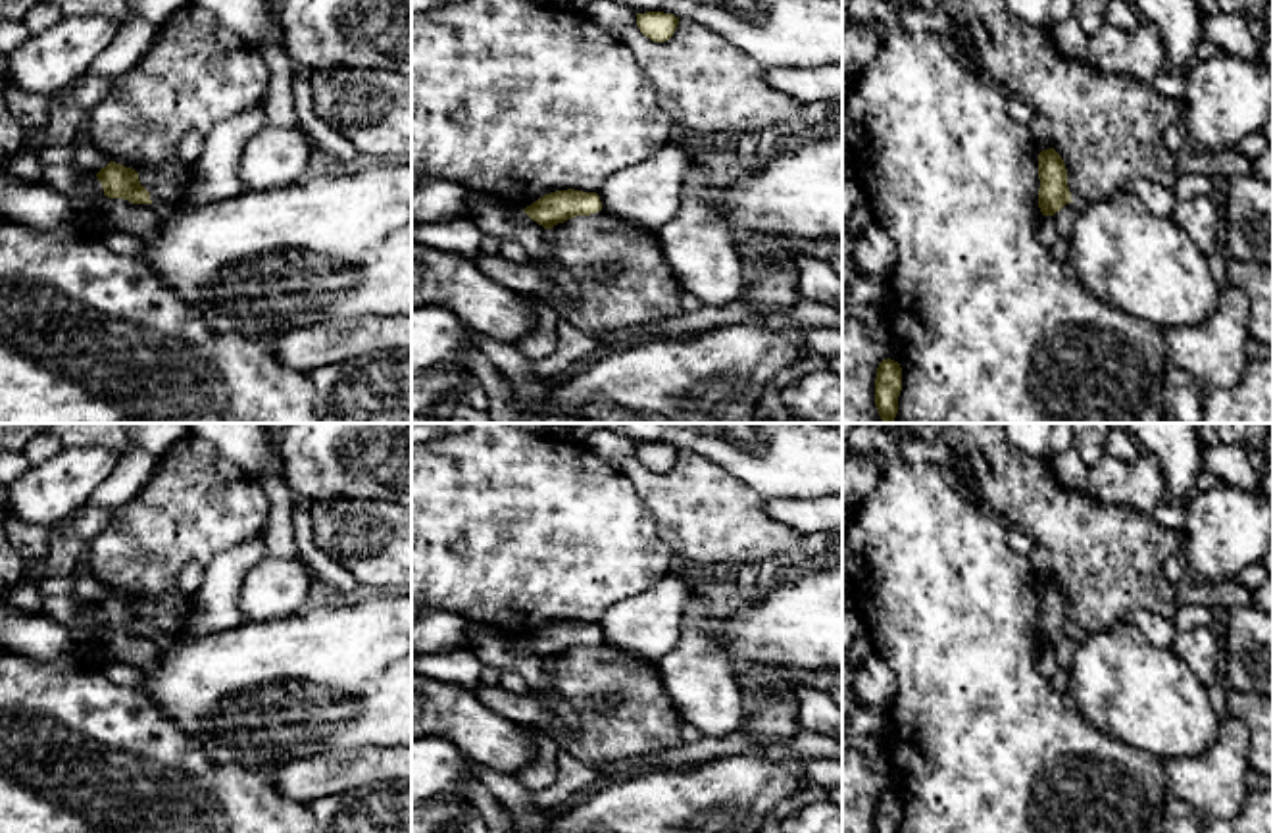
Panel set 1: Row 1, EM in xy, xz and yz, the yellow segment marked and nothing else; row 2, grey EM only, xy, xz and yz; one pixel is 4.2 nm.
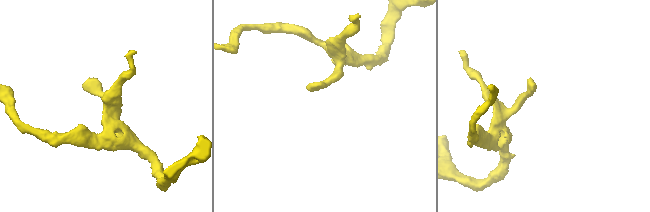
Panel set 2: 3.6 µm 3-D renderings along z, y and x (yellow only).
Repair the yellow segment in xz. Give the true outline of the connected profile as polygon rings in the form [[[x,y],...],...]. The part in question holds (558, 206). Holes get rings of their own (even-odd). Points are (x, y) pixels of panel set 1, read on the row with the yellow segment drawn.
[[[567,189],[544,194],[523,212],[544,229],[552,229],[554,225],[563,223],[571,217],[590,215],[600,210],[602,202],[596,192]]]

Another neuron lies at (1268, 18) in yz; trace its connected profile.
[[[1273,2],[1267,4],[1265,13],[1260,21],[1265,27],[1265,42],[1261,48],[1261,56],[1273,73]]]

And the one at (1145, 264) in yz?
[[[1117,190],[1079,206],[1067,262],[1092,294],[1161,331],[1198,325],[1217,308],[1221,287],[1210,273],[1206,254],[1171,215],[1154,215],[1133,192]]]

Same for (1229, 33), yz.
[[[1204,15],[1204,38],[1211,40],[1219,52],[1235,54],[1256,63],[1263,62],[1261,48],[1252,38],[1242,15]]]

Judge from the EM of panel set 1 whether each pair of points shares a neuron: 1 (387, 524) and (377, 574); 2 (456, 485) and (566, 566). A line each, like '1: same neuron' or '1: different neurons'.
1: same neuron
2: same neuron

